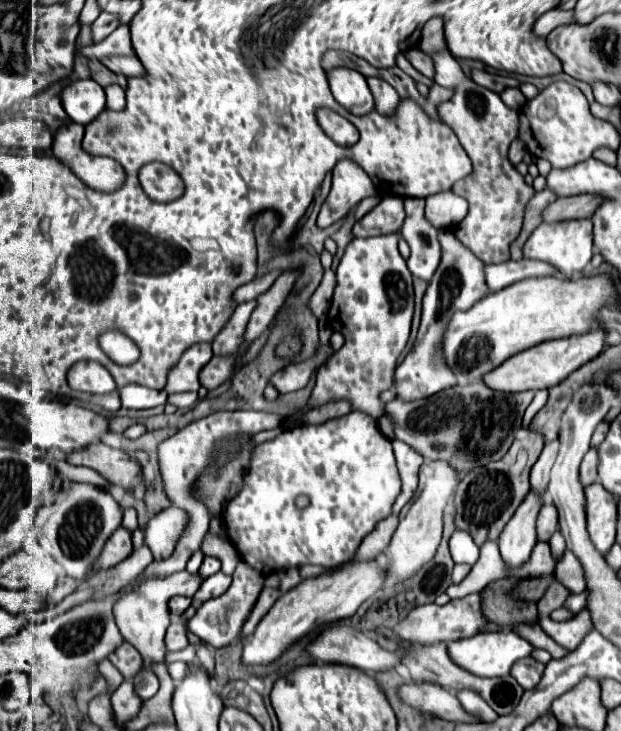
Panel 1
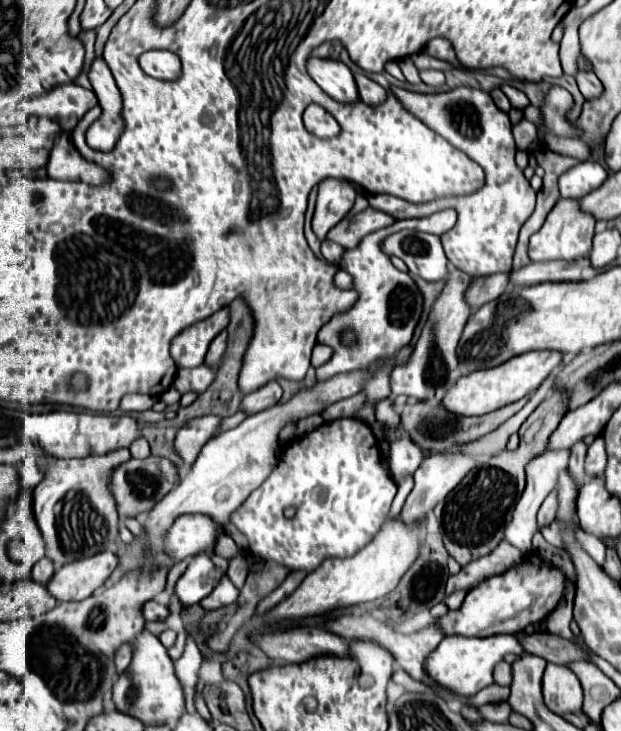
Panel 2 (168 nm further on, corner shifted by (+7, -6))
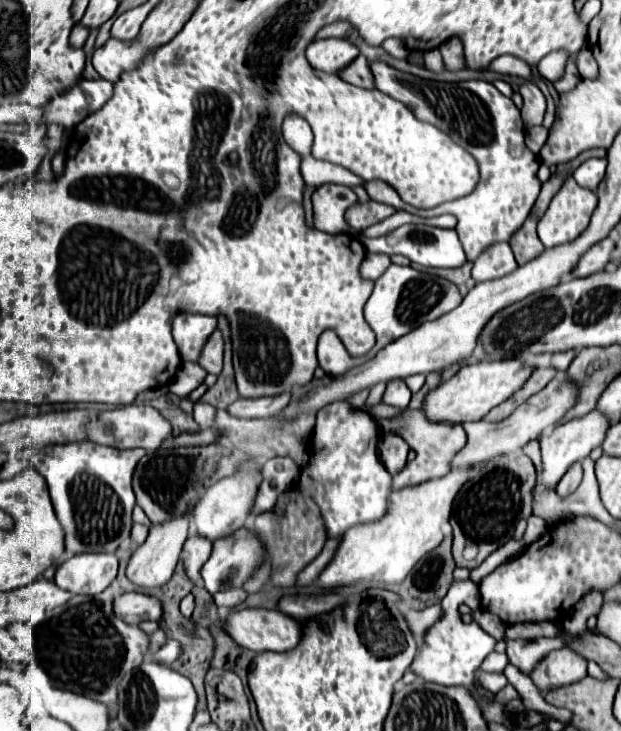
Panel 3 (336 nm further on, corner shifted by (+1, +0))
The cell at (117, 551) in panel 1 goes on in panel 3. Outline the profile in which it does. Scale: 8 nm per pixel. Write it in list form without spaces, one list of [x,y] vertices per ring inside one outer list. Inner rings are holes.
[[[80,554],[56,568],[54,582],[72,594],[100,594],[116,578],[118,558],[114,554]]]

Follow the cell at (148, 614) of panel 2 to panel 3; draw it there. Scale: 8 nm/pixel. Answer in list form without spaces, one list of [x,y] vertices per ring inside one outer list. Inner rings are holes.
[[[124,592],[114,598],[114,614],[126,624],[140,624],[142,620],[160,620],[160,602],[138,592]]]

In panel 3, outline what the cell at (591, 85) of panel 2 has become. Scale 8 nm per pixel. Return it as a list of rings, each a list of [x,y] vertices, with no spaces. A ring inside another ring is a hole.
[[[582,48],[580,52],[576,52],[574,62],[576,62],[576,68],[578,68],[582,78],[596,78],[598,64],[596,64],[596,60],[588,48]]]

